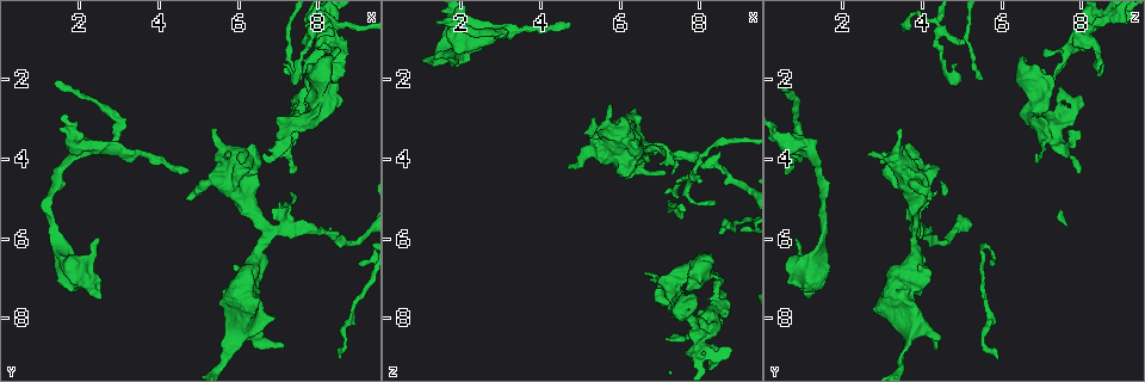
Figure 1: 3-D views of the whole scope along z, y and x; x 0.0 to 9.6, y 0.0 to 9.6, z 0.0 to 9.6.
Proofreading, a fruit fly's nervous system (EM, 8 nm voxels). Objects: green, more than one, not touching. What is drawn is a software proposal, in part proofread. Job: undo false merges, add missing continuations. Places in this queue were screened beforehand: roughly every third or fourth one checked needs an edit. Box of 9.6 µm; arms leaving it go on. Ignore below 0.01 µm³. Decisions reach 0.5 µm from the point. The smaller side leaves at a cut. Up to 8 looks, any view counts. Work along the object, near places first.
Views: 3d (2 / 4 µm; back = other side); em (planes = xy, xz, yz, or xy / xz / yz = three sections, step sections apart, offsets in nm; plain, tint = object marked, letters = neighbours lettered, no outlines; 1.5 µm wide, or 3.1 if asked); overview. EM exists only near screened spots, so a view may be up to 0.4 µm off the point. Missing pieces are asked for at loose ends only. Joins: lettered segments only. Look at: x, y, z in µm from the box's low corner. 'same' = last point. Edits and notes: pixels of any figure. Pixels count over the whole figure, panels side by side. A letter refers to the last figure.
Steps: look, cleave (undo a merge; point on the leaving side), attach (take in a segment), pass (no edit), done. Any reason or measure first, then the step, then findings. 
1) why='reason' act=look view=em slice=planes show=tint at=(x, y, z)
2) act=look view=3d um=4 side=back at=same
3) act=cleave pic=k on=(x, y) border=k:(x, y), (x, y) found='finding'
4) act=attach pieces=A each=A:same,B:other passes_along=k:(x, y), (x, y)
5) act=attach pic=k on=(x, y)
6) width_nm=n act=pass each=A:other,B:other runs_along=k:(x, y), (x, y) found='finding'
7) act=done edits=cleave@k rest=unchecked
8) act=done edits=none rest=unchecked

why='stops while still wide' act=look view=3d um=4 at=(2.55, 7.45, 1.10)

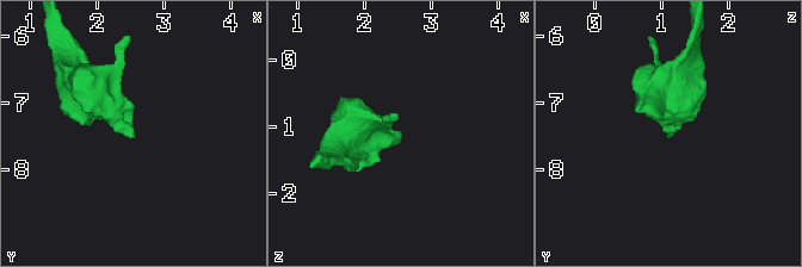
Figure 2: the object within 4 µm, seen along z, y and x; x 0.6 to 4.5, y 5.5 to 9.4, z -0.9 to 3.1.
why='shape alone is not enough' act=look view=em slice=planes show=letters at=(2.55, 7.50, 1.10)

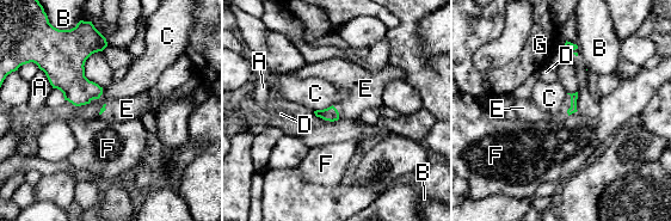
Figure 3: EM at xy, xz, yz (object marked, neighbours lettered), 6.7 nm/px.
longest_contact=C:220nm act=attach pieces=E each=A:other,B:other,C:other,D:other,E:same,F:other,G:other found='it goes on there'

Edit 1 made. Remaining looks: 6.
why='redraw' act=look view=overview

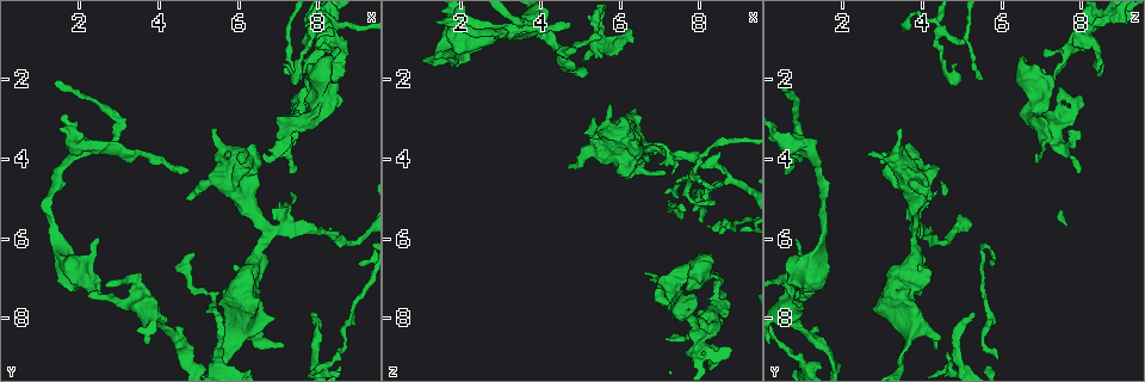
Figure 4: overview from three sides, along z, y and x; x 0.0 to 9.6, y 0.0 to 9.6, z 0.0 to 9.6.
why='thin end' act=look view=3d um=4 at=(8.50, 1.30, 7.05)

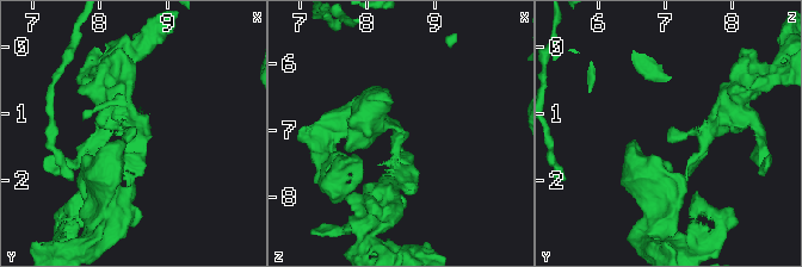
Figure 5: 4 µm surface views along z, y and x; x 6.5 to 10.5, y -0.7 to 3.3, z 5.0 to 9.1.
why='need the tissue' act=look view=em slice=planes show=letters at=(8.50, 1.25, 7.05)

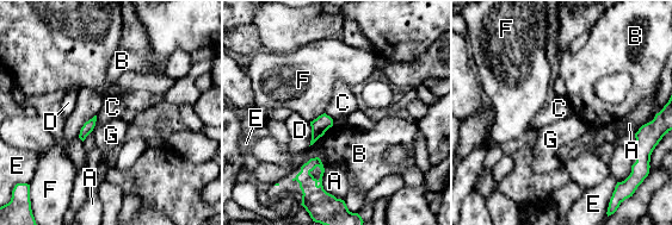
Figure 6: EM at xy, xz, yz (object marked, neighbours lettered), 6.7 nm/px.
longest_contact=B:220nm act=pass each=A:other,B:other,C:other,D:other,E:other,F:other,G:other border=6:(96, 114), (84, 124), (78, 137) found='none of them fits'

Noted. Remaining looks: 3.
act=done edits=attach@3 rest=unchecked

